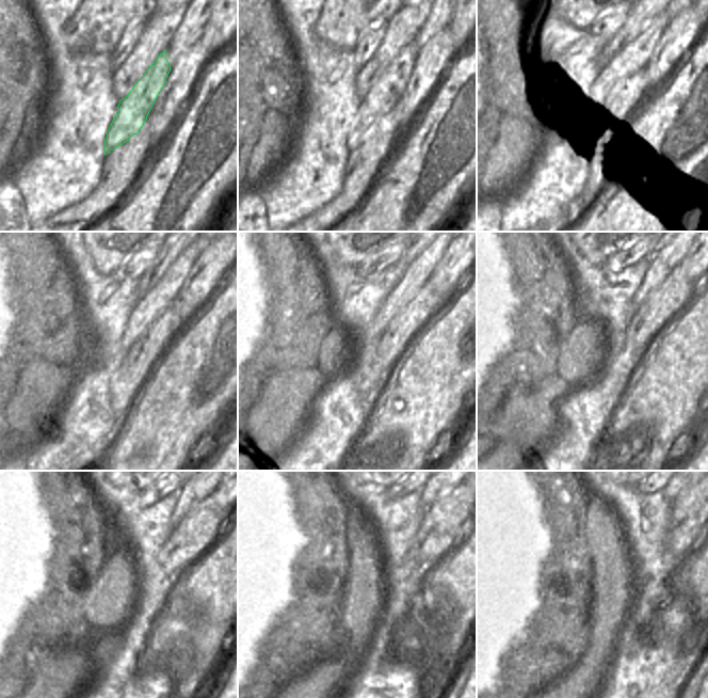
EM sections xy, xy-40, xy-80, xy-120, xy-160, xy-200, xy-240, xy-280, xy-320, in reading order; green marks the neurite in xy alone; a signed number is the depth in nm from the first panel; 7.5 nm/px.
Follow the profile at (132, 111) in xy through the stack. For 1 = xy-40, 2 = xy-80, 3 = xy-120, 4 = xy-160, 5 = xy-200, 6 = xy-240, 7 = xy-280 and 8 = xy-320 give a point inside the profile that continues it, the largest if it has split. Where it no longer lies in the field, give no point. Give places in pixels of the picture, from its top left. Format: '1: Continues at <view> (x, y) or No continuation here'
1: Continues at xy-40 (386, 91)
2: Continues at xy-80 (634, 57)
3: Continues at xy-120 (155, 301)
4: Continues at xy-160 (416, 275)
5: Continues at xy-200 (663, 262)
6: Continues at xy-240 (191, 492)
7: Continues at xy-280 (431, 492)
8: Continues at xy-320 (672, 492).

